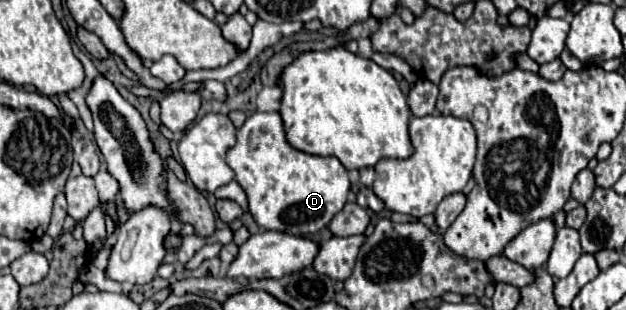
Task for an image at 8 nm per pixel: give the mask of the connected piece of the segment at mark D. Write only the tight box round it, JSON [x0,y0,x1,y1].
[227,113,349,237]

